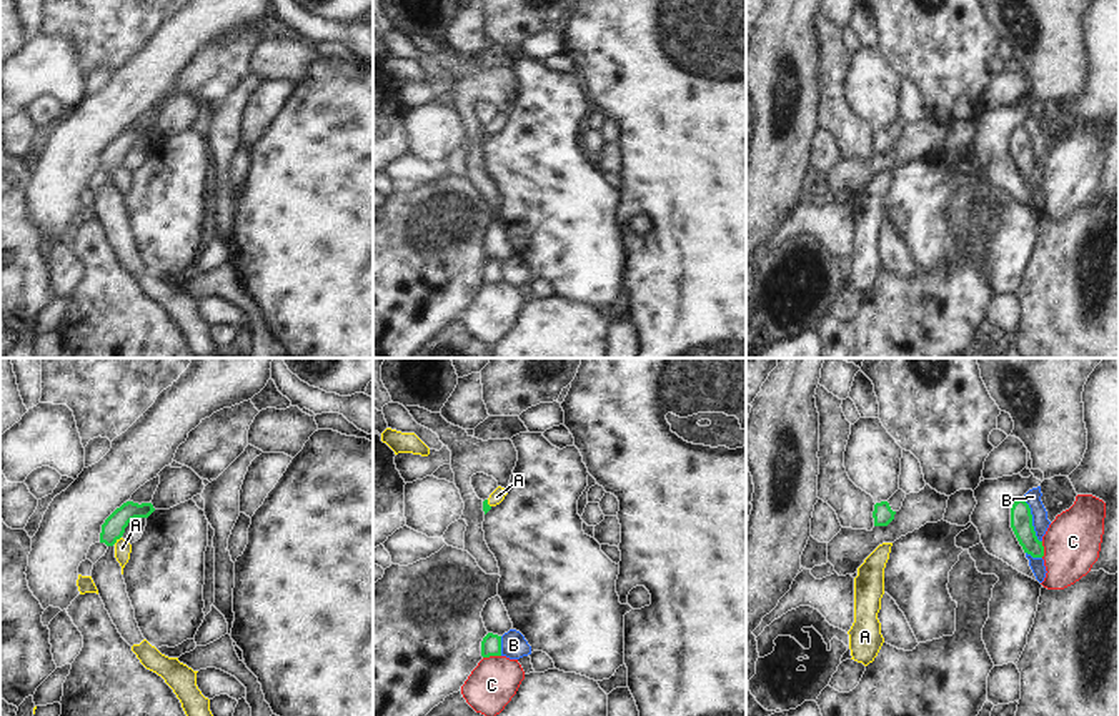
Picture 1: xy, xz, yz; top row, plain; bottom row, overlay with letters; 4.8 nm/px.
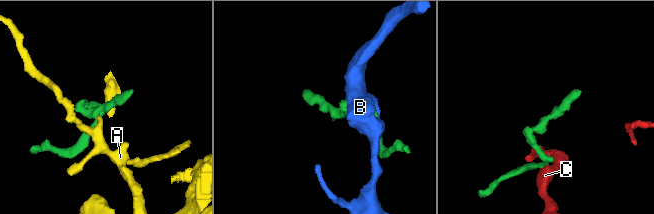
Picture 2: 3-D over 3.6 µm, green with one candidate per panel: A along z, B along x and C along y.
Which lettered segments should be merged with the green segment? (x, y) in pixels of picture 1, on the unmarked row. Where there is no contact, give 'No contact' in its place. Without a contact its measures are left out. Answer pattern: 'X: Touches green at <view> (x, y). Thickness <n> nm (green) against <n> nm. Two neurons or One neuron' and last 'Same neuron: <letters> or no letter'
A: Touches green at xy (117, 165). Thickness 110 nm (green) against 80 nm. One neuron
B: Touches green at yz (1031, 147). Thickness 110 nm (green) against 80 nm. Two neurons
C: Touches green at xz (492, 282). Thickness 100 nm (green) against 240 nm. Two neurons
Same neuron: A.

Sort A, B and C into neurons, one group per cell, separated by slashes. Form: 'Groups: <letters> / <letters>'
Groups: A / B / C.

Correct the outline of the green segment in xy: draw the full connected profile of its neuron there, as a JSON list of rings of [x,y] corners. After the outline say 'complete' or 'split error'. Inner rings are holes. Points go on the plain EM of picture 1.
[[[127,128],[123,130],[120,135],[117,135],[102,152],[102,160],[100,160],[100,170],[105,170],[107,173],[113,173],[115,175],[115,185],[122,193],[122,201],[123,201],[123,195],[130,186],[130,180],[132,180],[132,172],[127,170],[122,163],[125,160],[125,155],[128,153],[128,150],[135,145],[148,145],[152,140],[155,138],[152,130],[133,130],[133,128]]]; split error

